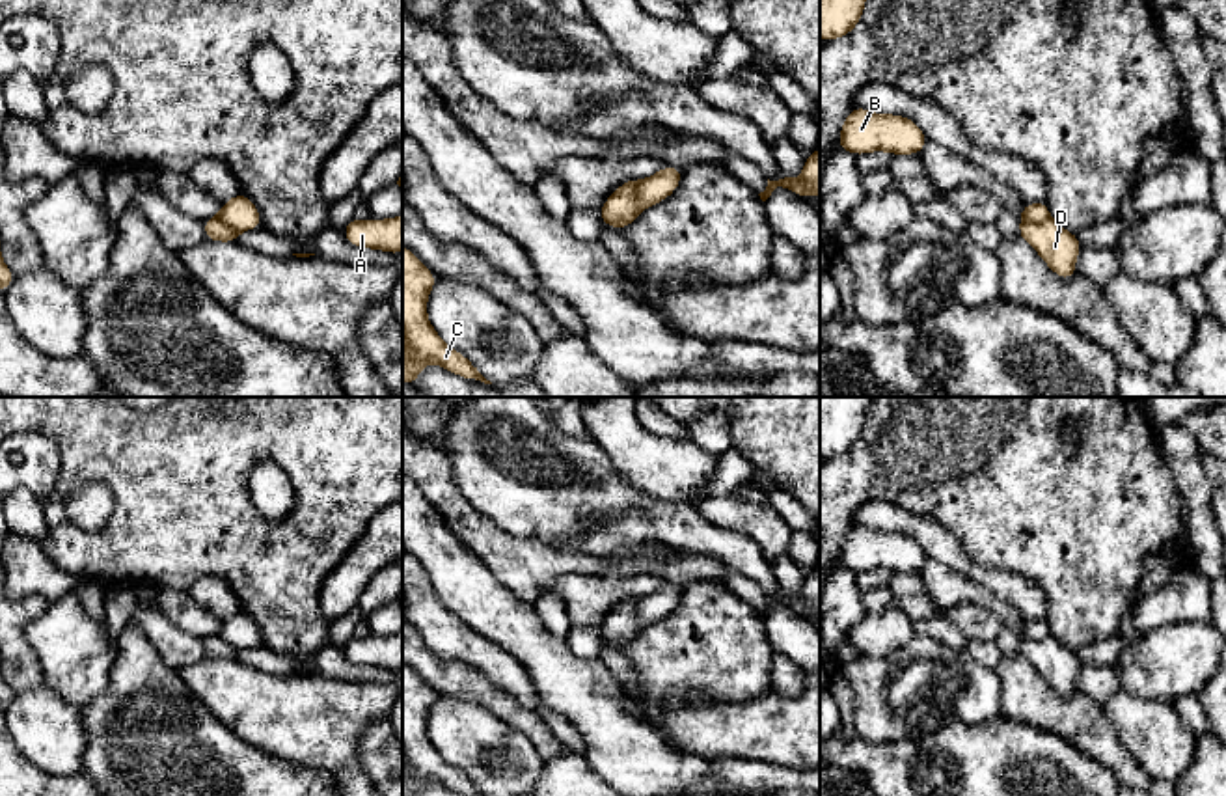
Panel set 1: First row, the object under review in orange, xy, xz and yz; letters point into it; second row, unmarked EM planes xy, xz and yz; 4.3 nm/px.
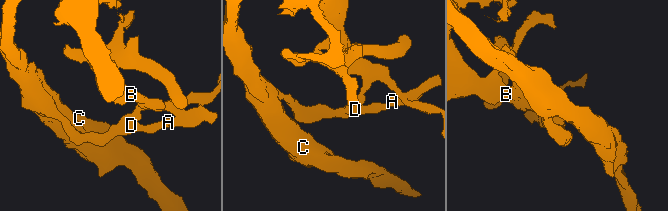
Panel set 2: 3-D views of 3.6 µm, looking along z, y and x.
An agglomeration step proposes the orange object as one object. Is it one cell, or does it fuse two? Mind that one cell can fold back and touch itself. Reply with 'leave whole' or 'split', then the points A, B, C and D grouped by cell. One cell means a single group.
split | A C D / B

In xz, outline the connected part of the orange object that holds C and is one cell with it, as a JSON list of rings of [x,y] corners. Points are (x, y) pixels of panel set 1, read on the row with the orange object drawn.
[[[402,246],[402,382],[414,386],[425,364],[438,364],[458,377],[492,384],[432,328],[427,298],[436,280],[417,255]]]

